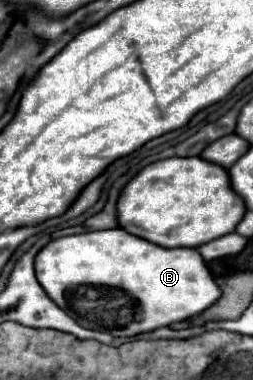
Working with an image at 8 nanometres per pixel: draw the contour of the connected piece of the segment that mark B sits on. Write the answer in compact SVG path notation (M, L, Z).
M123 228L49 242L35 258L35 274L47 296L75 322L111 336L135 336L189 320L221 298L221 288L195 248L163 248Z

